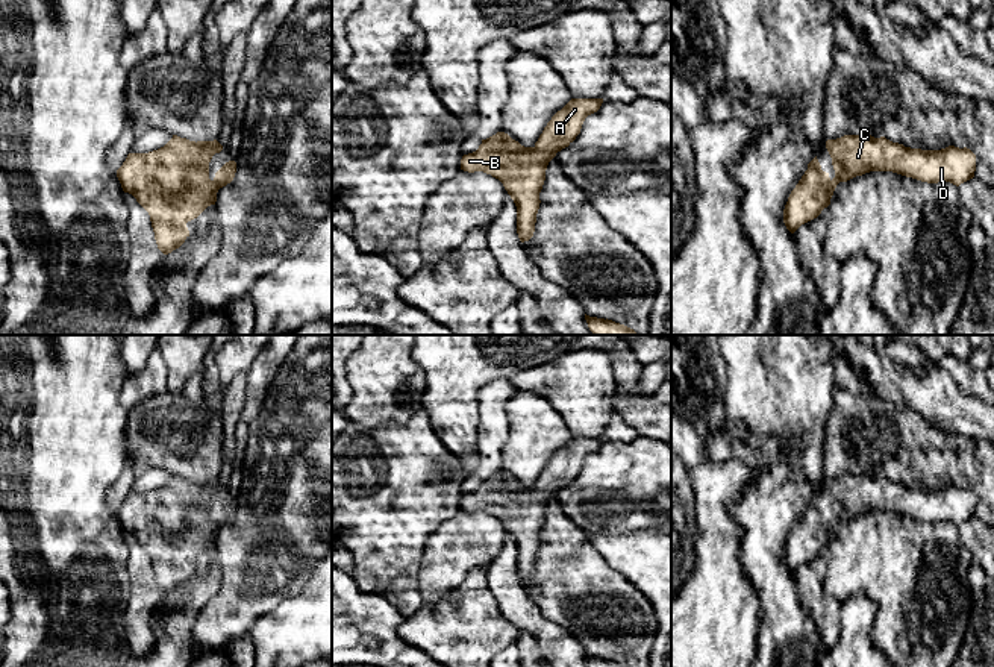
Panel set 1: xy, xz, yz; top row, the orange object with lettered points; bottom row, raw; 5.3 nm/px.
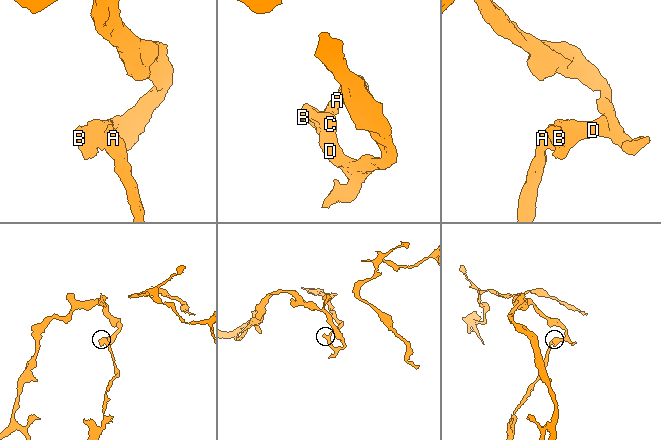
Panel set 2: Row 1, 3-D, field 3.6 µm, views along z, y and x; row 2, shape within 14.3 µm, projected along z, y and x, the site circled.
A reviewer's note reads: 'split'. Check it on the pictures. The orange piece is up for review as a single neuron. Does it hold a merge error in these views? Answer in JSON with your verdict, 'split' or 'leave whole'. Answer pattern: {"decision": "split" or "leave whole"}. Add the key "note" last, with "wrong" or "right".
{"decision": "leave whole", "note": "wrong"}

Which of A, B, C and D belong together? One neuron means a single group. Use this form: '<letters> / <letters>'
A B C D

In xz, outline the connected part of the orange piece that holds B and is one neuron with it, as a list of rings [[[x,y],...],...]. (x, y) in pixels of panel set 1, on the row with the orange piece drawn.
[[[571,99],[552,117],[533,147],[497,132],[482,139],[476,152],[462,156],[461,170],[483,171],[503,183],[517,206],[521,243],[533,236],[549,162],[576,139],[585,118],[597,112],[602,103],[603,99]]]

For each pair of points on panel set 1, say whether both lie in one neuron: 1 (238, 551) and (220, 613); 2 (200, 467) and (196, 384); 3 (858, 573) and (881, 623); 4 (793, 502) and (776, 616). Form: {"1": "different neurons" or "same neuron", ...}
{"1": "same neuron", "2": "same neuron", "3": "same neuron", "4": "same neuron"}

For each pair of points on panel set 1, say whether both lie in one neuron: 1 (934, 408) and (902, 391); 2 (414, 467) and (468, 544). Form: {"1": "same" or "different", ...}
{"1": "same", "2": "different"}

